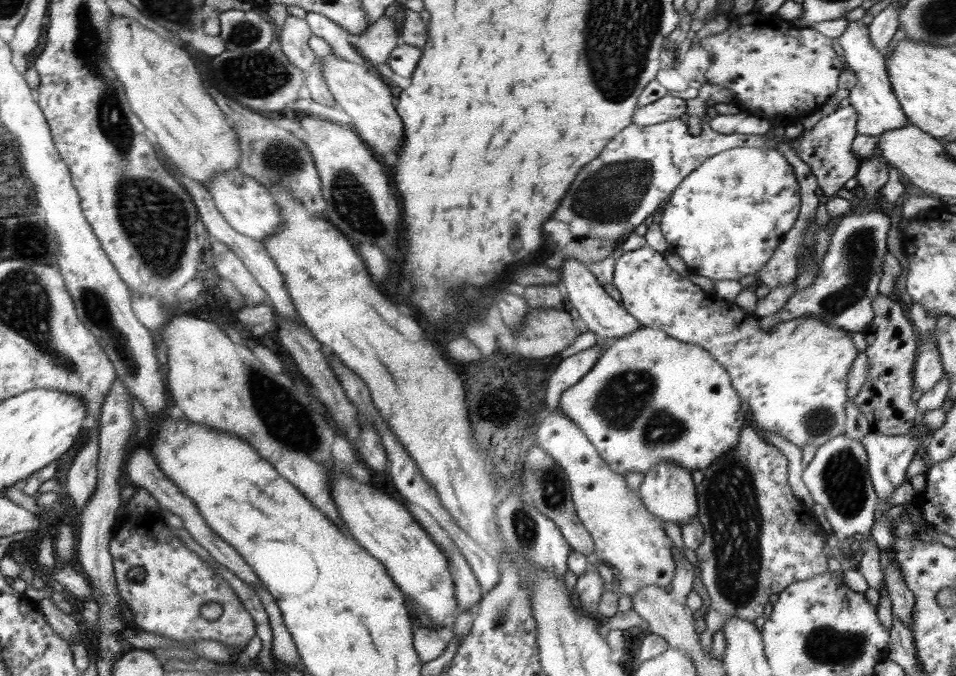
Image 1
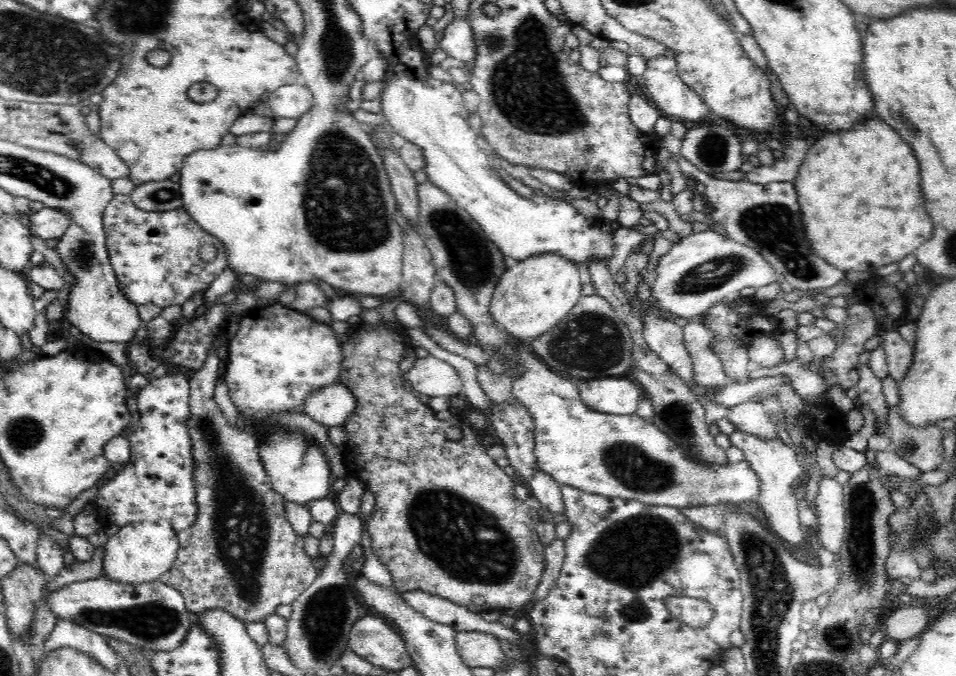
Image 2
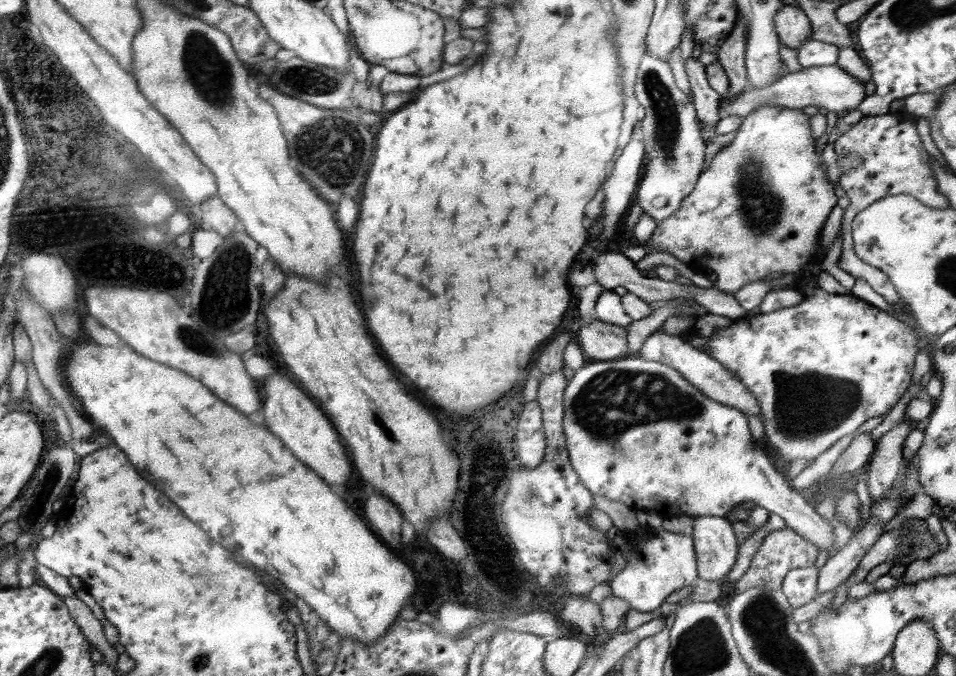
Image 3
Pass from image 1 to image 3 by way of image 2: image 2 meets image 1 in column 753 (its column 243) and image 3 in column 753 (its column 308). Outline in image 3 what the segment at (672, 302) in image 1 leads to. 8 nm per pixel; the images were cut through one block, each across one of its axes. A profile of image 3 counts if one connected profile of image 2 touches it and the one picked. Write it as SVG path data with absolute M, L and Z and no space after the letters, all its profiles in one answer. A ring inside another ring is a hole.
M817 281L814 288L816 289L814 295L806 296L796 306L780 308L768 314L747 315L730 324L727 328L714 332L706 341L706 346L708 346L708 353L706 354L710 358L714 358L719 364L722 364L724 369L732 371L739 378L740 384L744 384L744 388L752 394L752 398L758 403L766 440L768 440L770 448L772 448L773 444L773 448L777 450L776 454L778 454L778 457L783 458L786 464L792 464L794 460L808 460L810 463L837 440L840 440L842 436L848 436L848 434L856 432L856 429L869 418L876 418L876 416L882 416L883 414L888 415L892 407L900 401L900 398L904 397L904 393L910 387L916 353L918 353L918 347L921 346L922 342L919 334L906 323L894 318L887 311L867 304L850 293L832 294L826 292L817 285Z

